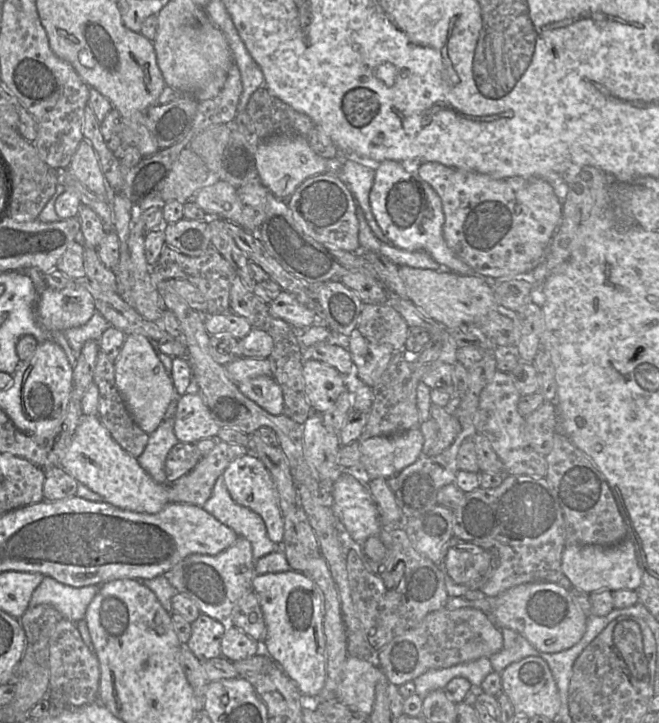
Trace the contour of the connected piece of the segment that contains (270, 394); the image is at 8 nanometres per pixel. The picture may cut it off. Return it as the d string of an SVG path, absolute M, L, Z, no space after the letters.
M271 375L238 382L239 390L271 415L282 415L284 399L281 387Z

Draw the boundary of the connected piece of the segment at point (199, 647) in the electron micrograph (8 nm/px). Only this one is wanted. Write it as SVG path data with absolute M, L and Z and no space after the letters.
M200 614L191 623L191 637L185 646L200 661L222 657L221 641L226 630L226 623L222 623L205 614Z

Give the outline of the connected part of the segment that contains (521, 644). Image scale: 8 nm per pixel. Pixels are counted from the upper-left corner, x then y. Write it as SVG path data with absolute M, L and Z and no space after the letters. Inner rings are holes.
M500 628L500 630L504 638L503 649L488 658L494 672L501 673L510 664L531 655L545 654L544 652L538 651L517 632L507 628Z

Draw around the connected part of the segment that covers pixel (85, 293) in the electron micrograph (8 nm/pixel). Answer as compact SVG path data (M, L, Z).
M84 287L46 288L37 299L36 319L48 331L66 331L87 323L97 312L93 295Z

